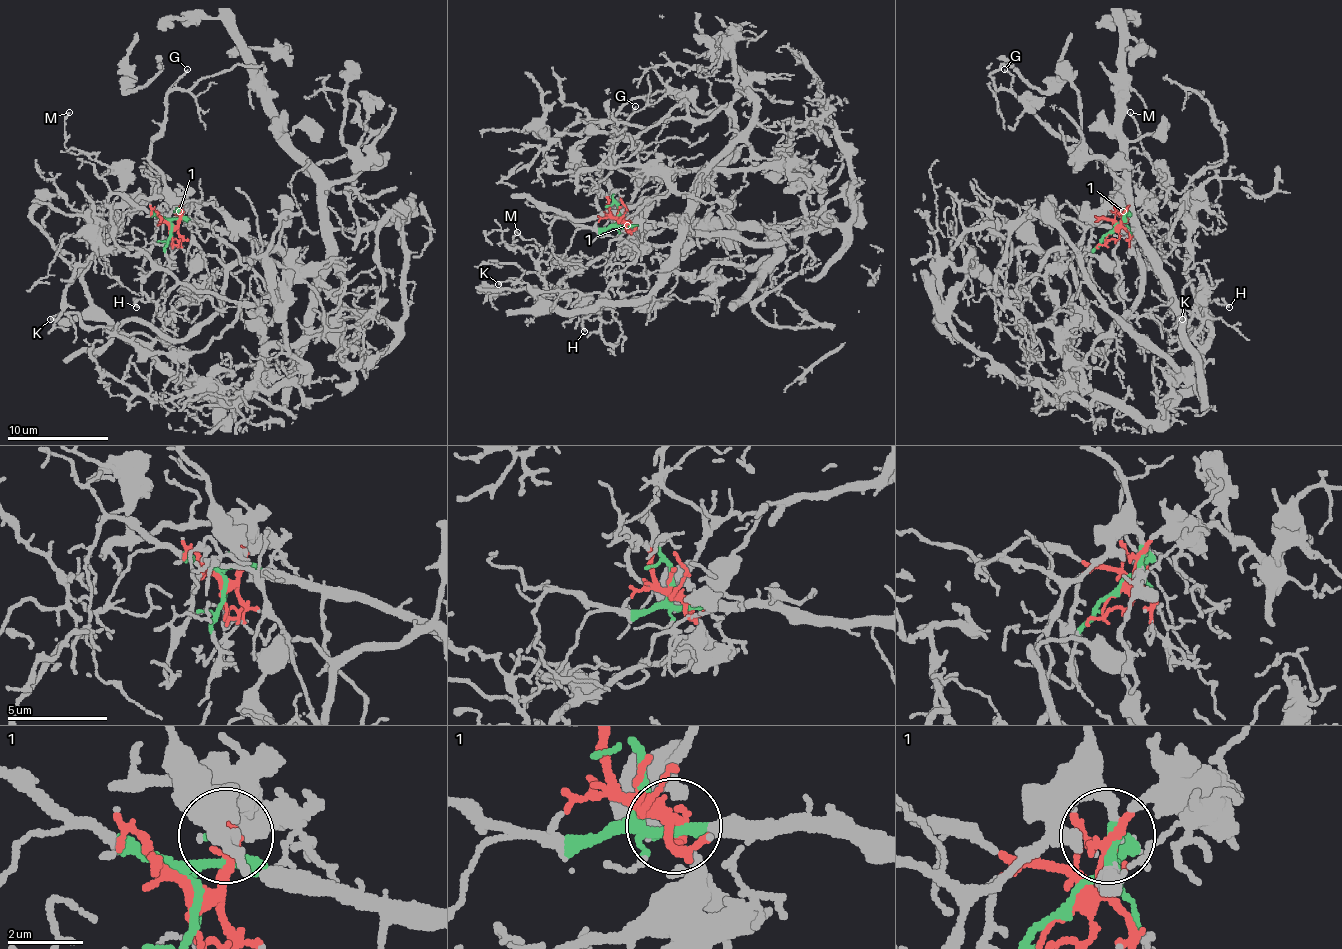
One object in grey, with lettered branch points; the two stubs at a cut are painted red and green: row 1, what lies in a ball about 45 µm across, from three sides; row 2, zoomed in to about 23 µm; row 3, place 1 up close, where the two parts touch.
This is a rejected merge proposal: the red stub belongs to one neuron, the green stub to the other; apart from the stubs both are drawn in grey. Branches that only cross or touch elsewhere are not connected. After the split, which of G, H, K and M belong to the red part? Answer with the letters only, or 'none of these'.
H, K, M

